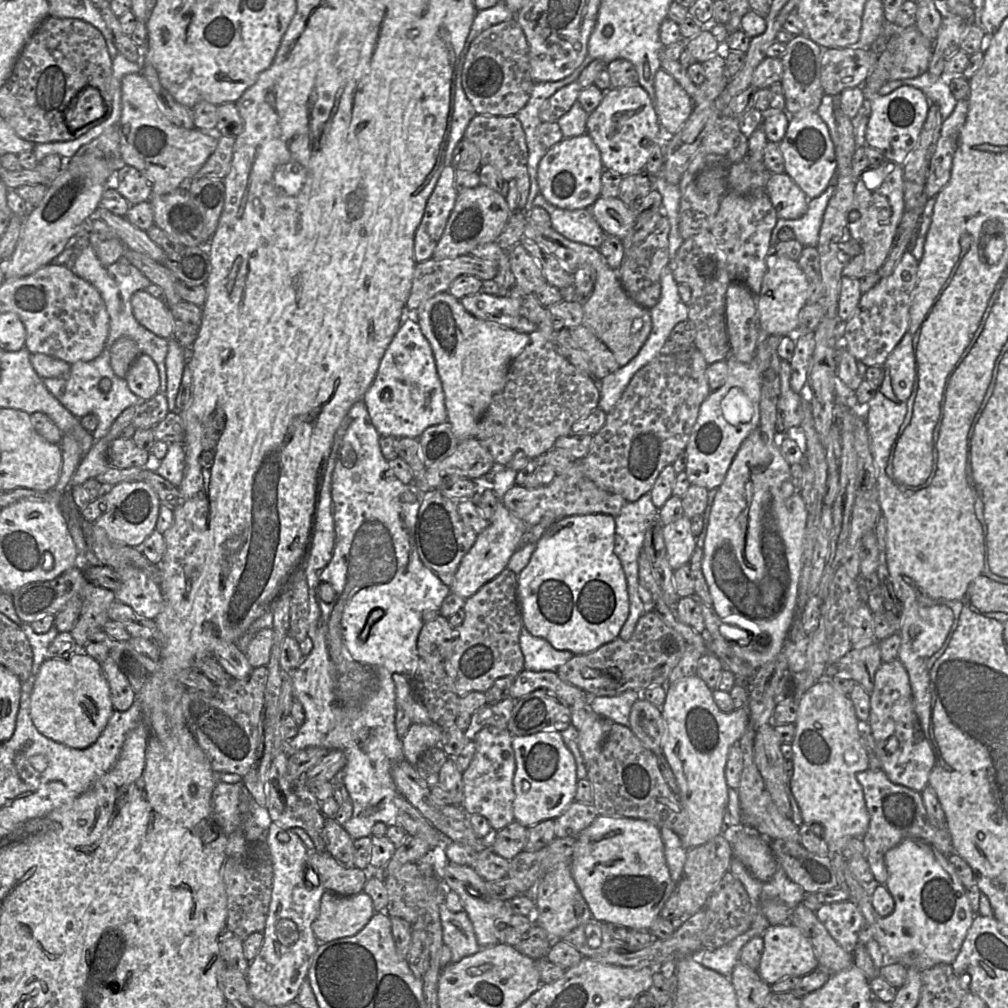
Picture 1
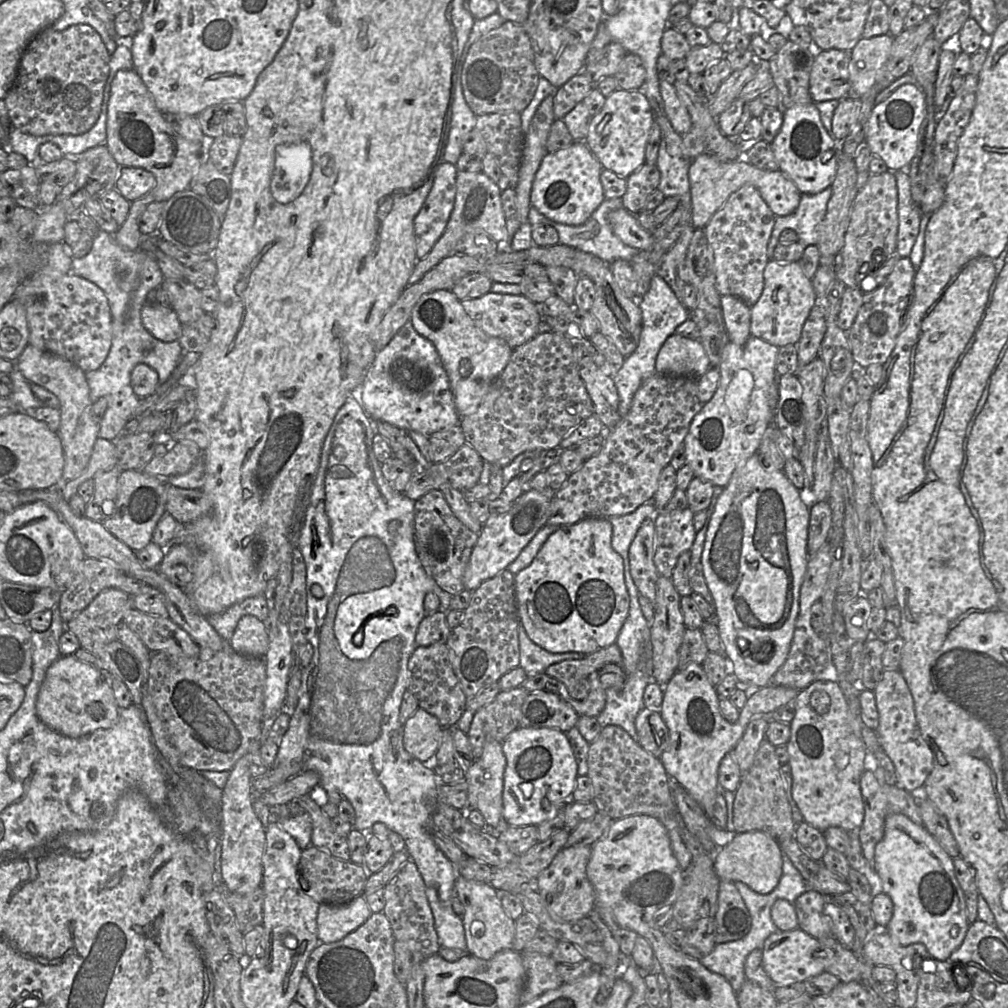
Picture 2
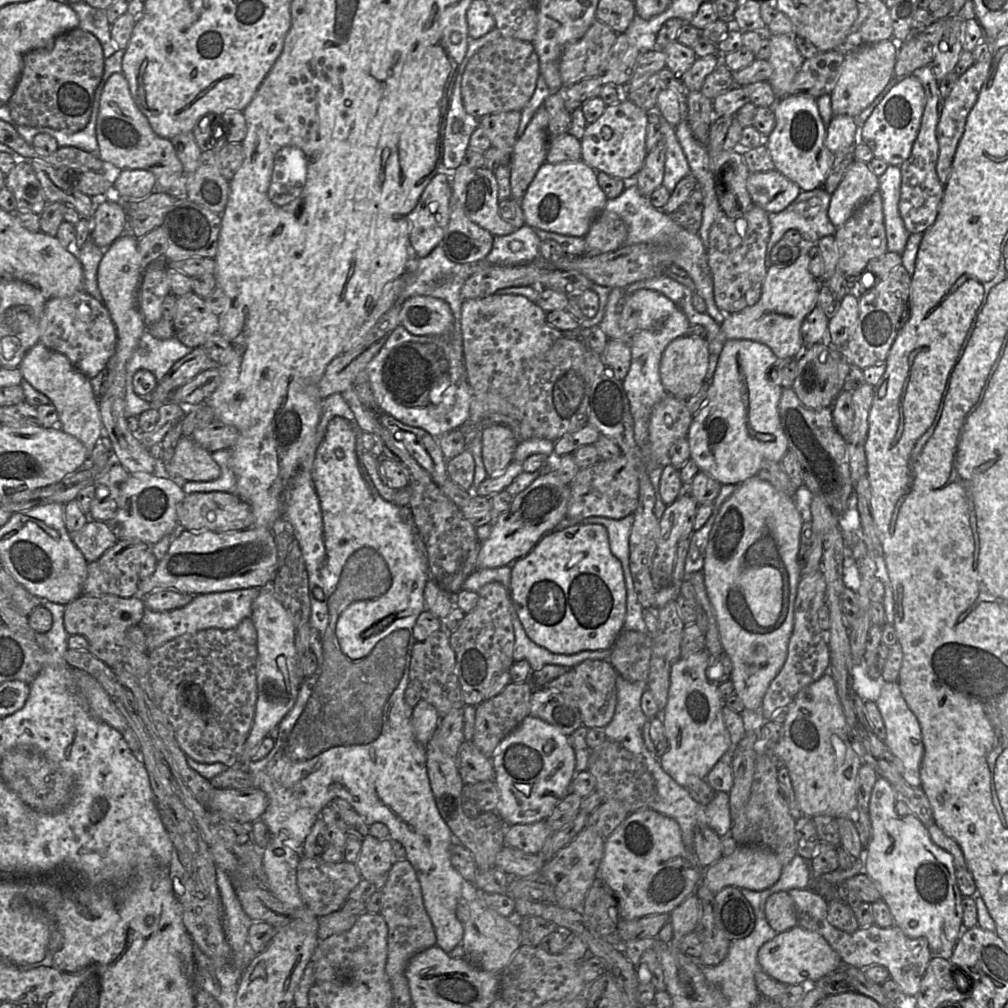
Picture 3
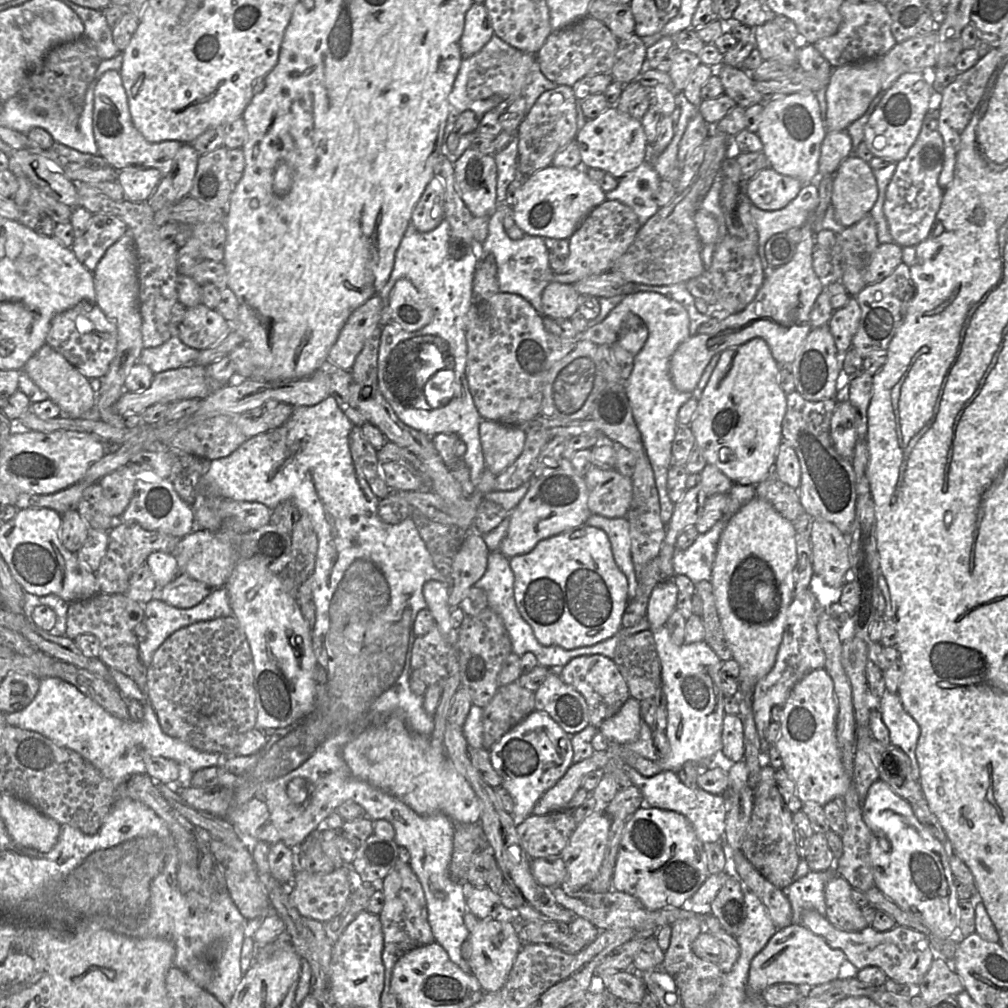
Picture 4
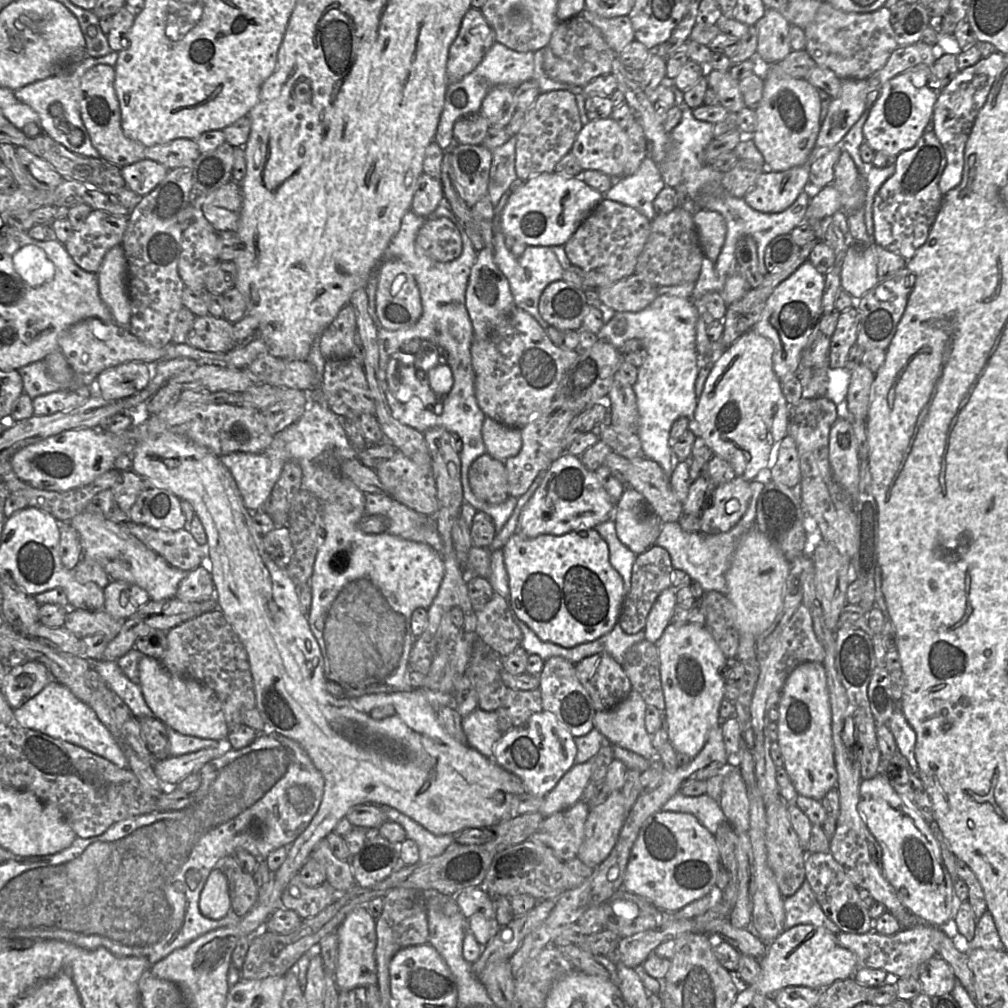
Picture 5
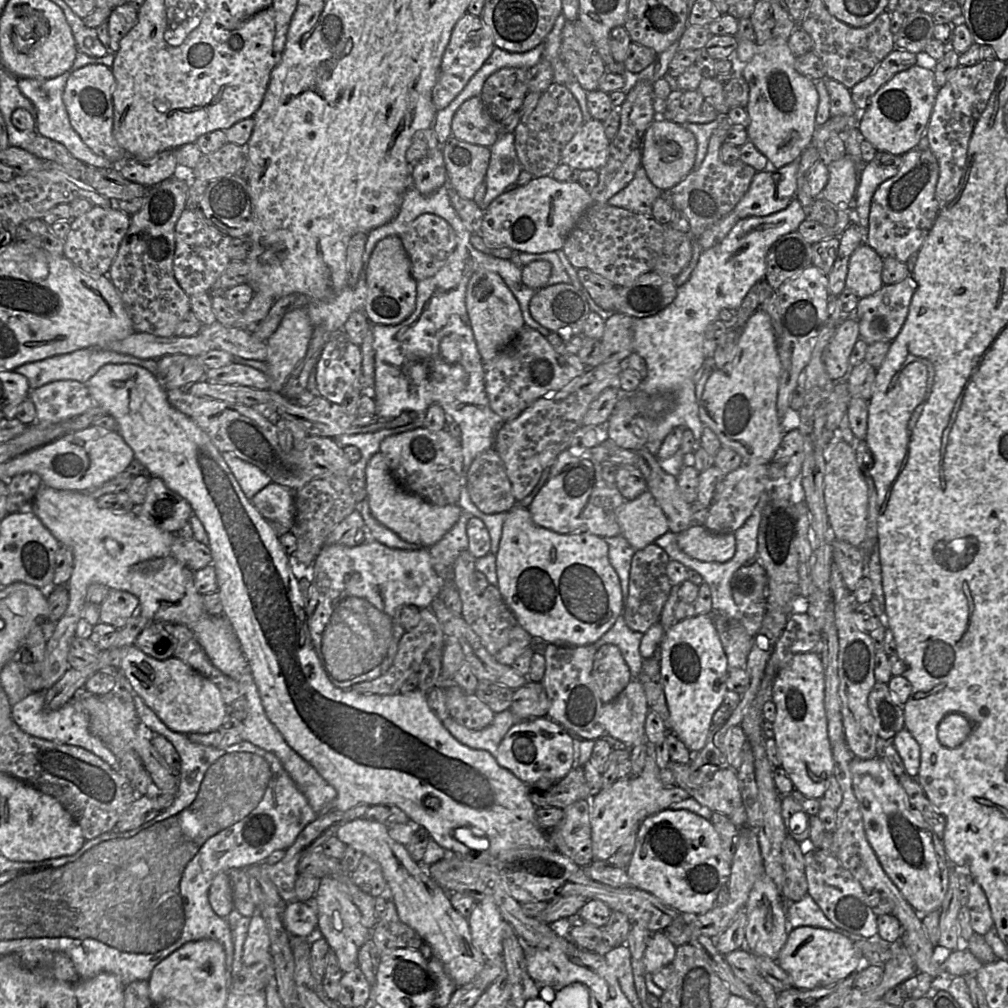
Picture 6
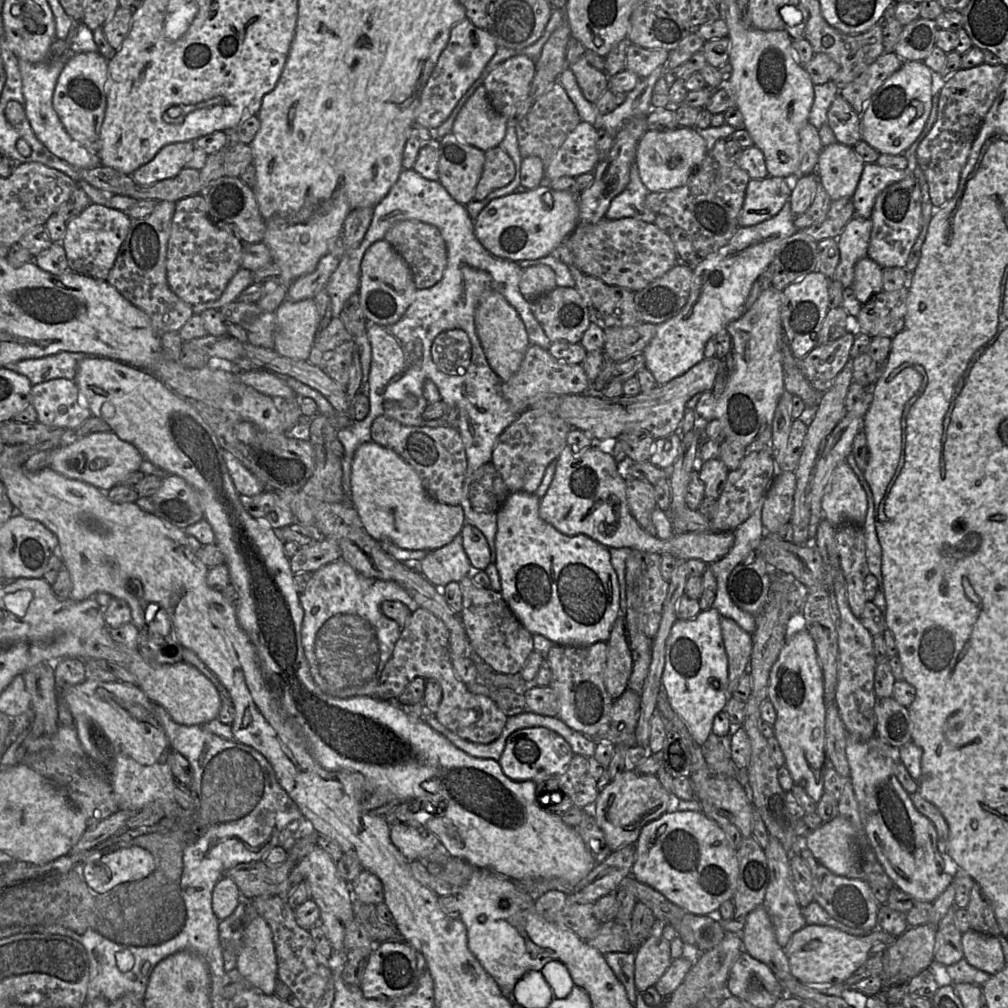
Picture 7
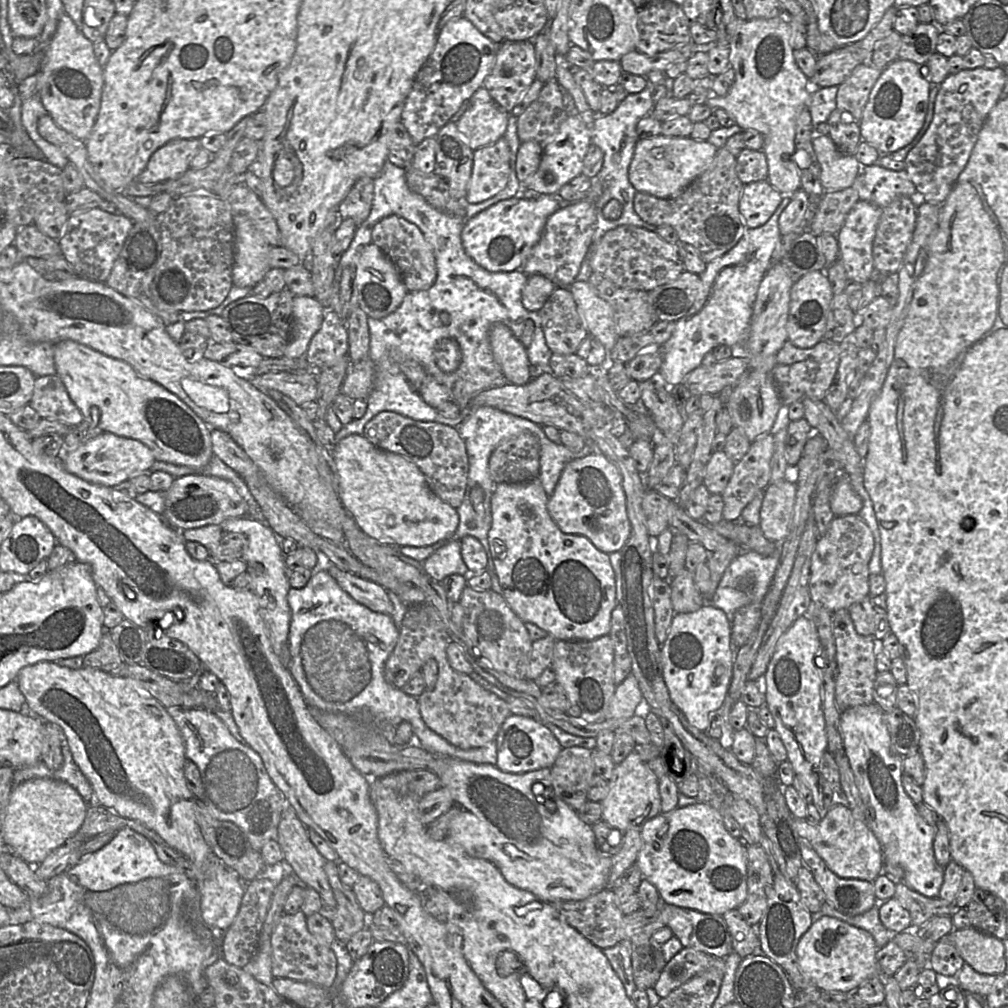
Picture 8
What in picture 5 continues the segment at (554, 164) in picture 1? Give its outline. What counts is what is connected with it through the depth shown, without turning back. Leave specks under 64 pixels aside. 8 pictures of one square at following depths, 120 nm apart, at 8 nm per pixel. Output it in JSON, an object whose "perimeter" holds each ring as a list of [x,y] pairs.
{"perimeter":[[[555,171],[543,172],[527,179],[510,195],[501,212],[500,228],[505,236],[512,236],[529,246],[565,246],[581,222],[602,199],[603,193],[579,177]]]}

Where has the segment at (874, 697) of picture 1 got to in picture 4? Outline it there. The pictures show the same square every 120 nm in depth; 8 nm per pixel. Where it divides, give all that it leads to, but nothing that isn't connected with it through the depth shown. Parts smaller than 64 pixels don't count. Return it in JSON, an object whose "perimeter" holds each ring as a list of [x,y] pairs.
{"perimeter":[[[886,691],[879,702],[878,710],[889,730],[890,743],[901,748],[909,757],[912,776],[920,780],[920,770],[916,759],[916,747],[920,736],[920,727],[905,710],[898,693]]]}

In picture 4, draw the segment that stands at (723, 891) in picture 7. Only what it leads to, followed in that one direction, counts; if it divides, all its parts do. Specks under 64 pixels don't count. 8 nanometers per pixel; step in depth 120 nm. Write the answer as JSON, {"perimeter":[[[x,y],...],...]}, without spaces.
{"perimeter":[[[644,805],[626,821],[614,867],[613,889],[632,895],[651,911],[682,908],[709,875],[704,844],[682,814]]]}

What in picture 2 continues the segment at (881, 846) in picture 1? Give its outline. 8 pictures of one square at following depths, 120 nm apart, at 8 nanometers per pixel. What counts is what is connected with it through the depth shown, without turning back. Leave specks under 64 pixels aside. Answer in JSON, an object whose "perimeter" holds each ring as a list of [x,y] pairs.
{"perimeter":[[[866,770],[862,774],[860,788],[865,814],[863,824],[857,832],[865,859],[870,869],[874,870],[875,847],[884,836],[886,817],[890,814],[903,814],[920,826],[923,825],[923,821],[920,814],[919,803],[911,792],[886,783],[880,784],[872,771]]]}

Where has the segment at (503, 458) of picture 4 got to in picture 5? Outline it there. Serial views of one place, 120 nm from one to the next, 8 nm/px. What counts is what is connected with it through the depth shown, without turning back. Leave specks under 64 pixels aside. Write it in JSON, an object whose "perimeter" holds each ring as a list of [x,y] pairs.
{"perimeter":[[[486,417],[481,432],[486,453],[497,460],[504,462],[507,458],[517,455],[521,450],[520,429],[506,427]]]}

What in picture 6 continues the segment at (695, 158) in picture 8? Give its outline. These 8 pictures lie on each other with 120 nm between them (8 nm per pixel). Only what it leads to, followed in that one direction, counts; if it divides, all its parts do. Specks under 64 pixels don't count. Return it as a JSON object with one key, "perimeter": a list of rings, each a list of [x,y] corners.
{"perimeter":[[[660,118],[651,123],[644,136],[641,166],[651,182],[665,191],[682,181],[693,169],[697,153],[695,136],[684,126]]]}

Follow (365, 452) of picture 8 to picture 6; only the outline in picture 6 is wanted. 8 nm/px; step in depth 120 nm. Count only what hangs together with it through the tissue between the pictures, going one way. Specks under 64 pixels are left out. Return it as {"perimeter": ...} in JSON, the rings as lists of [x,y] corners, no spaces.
{"perimeter":[[[381,451],[368,461],[365,476],[366,498],[372,516],[408,543],[430,548],[443,538],[460,517],[462,510],[457,504],[434,505],[403,489],[392,477]]]}

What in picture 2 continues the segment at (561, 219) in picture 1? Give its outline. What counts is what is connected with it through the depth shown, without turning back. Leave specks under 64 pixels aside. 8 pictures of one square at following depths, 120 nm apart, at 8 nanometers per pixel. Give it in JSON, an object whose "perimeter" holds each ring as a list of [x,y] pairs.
{"perimeter":[[[605,198],[591,216],[582,224],[569,225],[555,222],[541,214],[534,206],[530,205],[528,221],[534,224],[548,224],[553,226],[559,234],[559,243],[575,247],[579,250],[593,253],[608,263],[617,259],[628,262],[639,252],[639,249],[625,244],[612,230],[608,220],[608,214],[616,209],[623,208],[623,200],[618,198]]]}

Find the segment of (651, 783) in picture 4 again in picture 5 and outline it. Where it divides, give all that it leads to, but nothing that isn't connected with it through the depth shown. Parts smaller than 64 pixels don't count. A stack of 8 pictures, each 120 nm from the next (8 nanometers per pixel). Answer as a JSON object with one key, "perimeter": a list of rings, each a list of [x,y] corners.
{"perimeter":[[[677,792],[661,810],[692,814],[713,835],[716,834],[719,825],[727,820],[719,801],[707,794],[690,797]]]}

